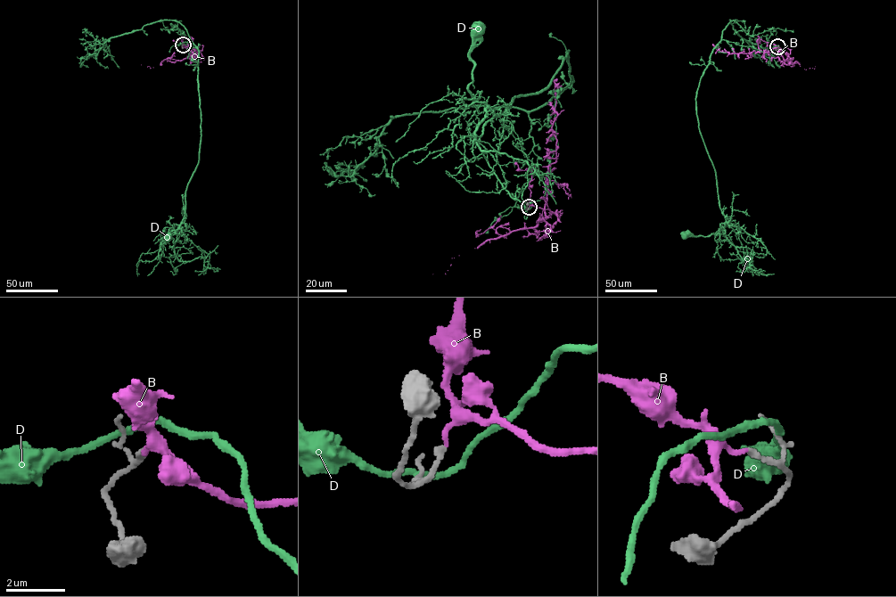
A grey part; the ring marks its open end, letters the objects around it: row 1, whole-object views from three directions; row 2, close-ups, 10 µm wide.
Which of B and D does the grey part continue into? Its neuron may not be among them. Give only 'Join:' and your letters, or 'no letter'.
Join: B

